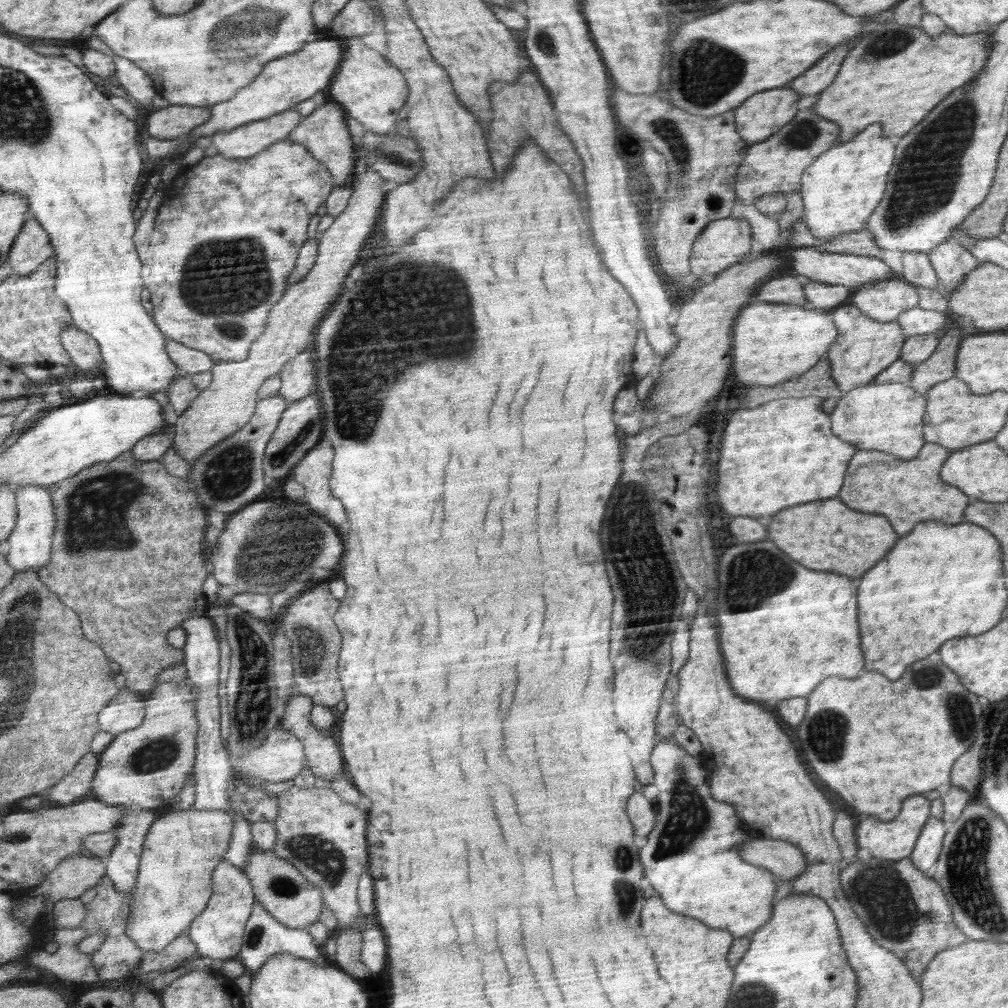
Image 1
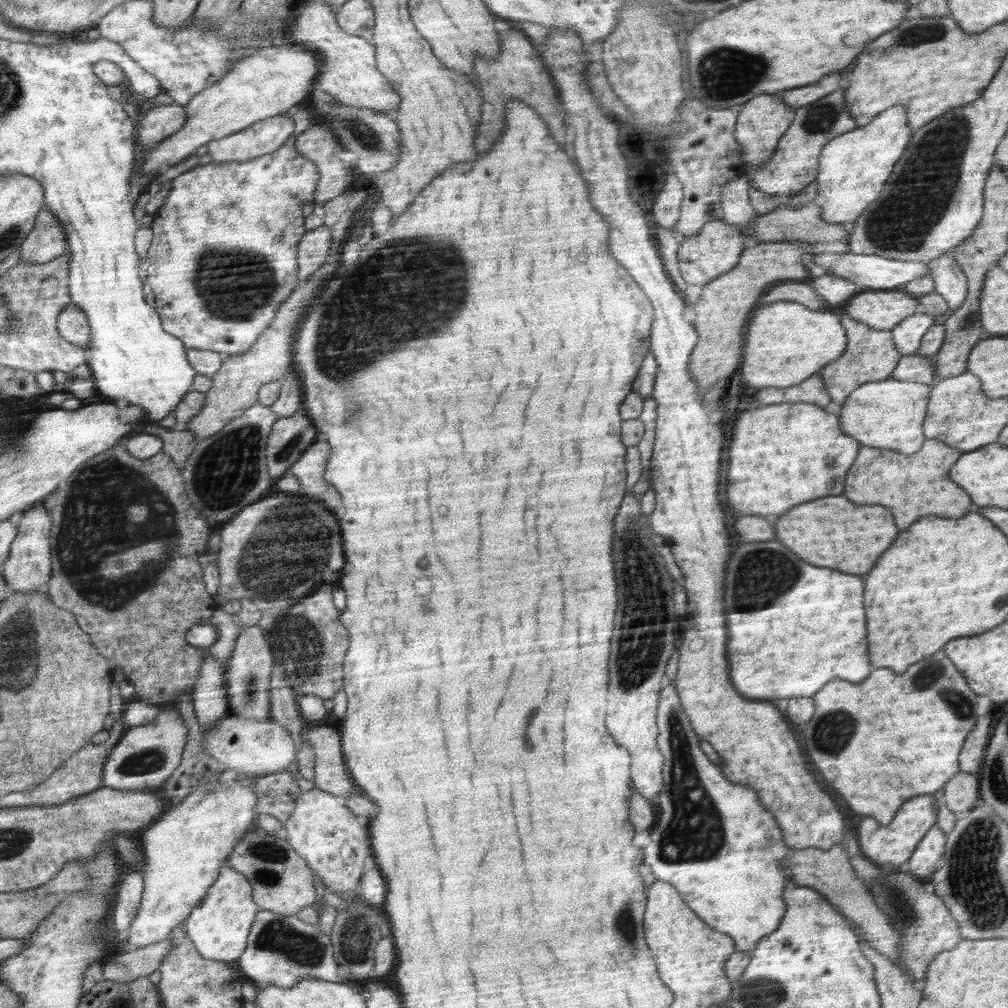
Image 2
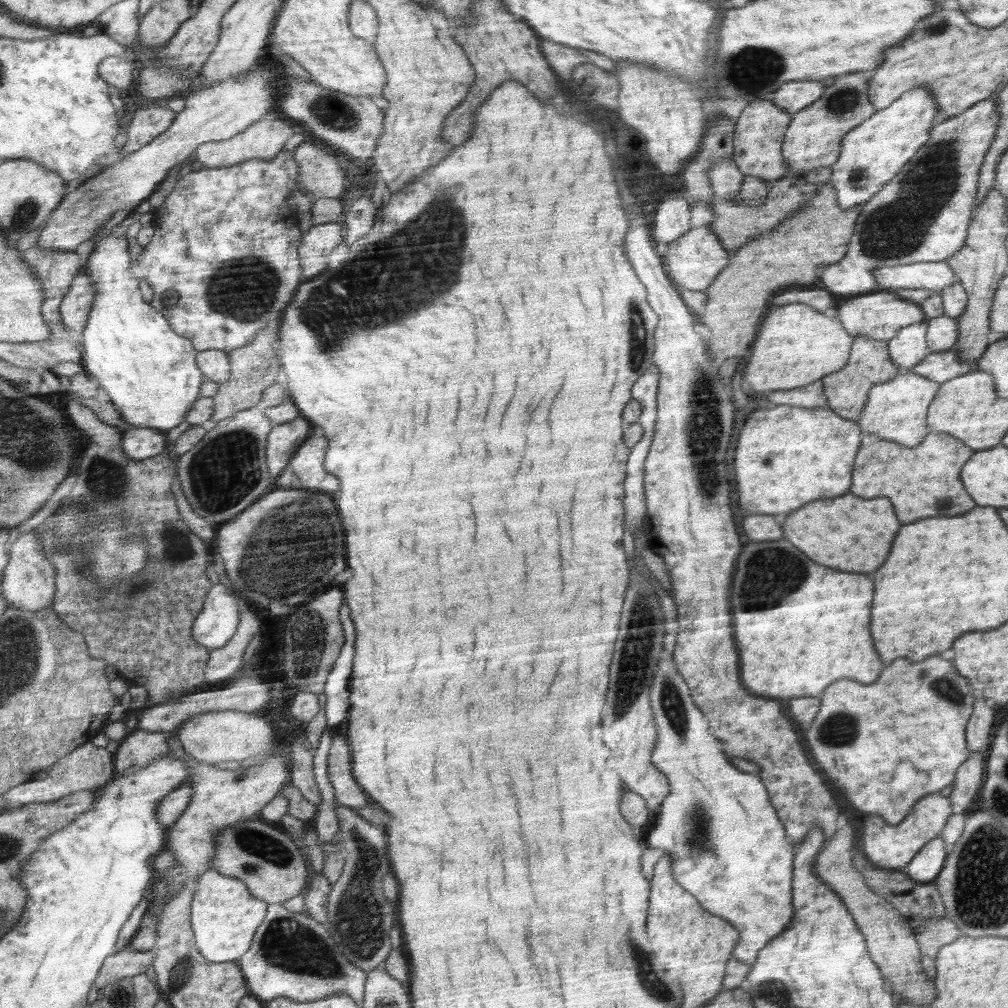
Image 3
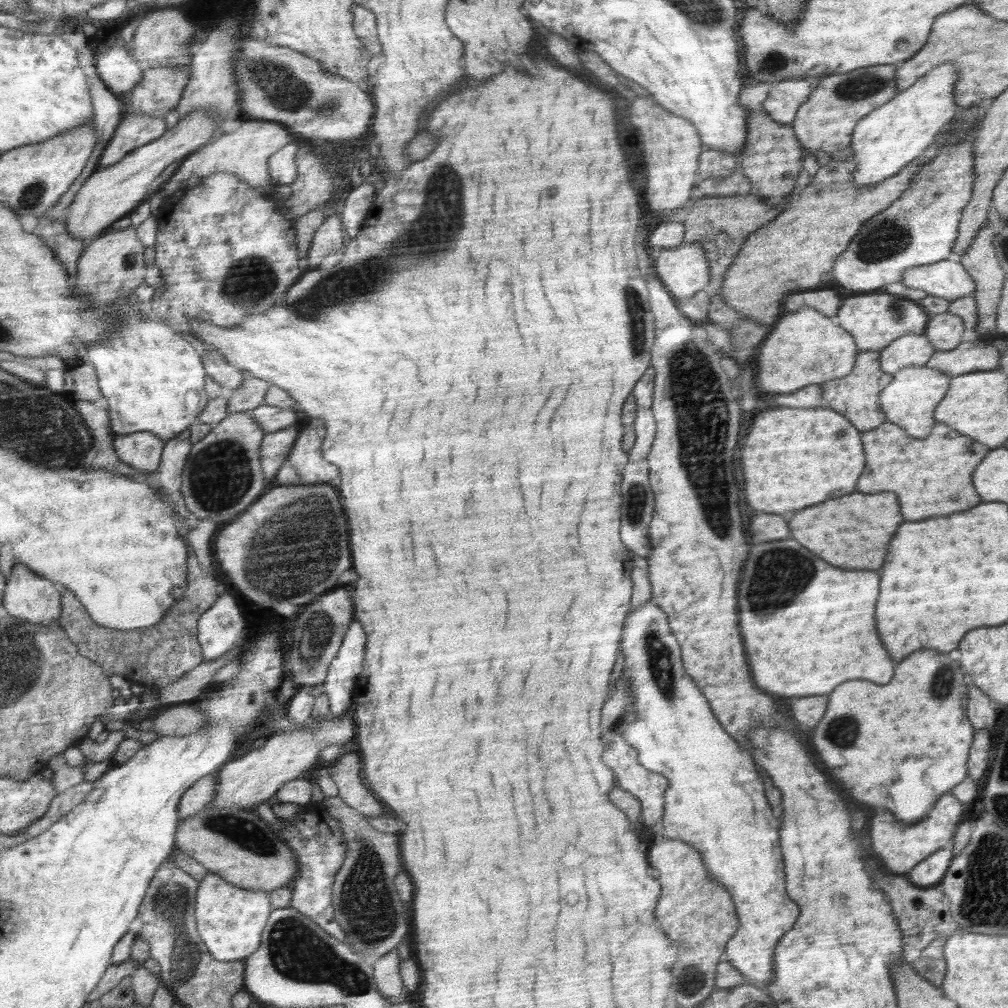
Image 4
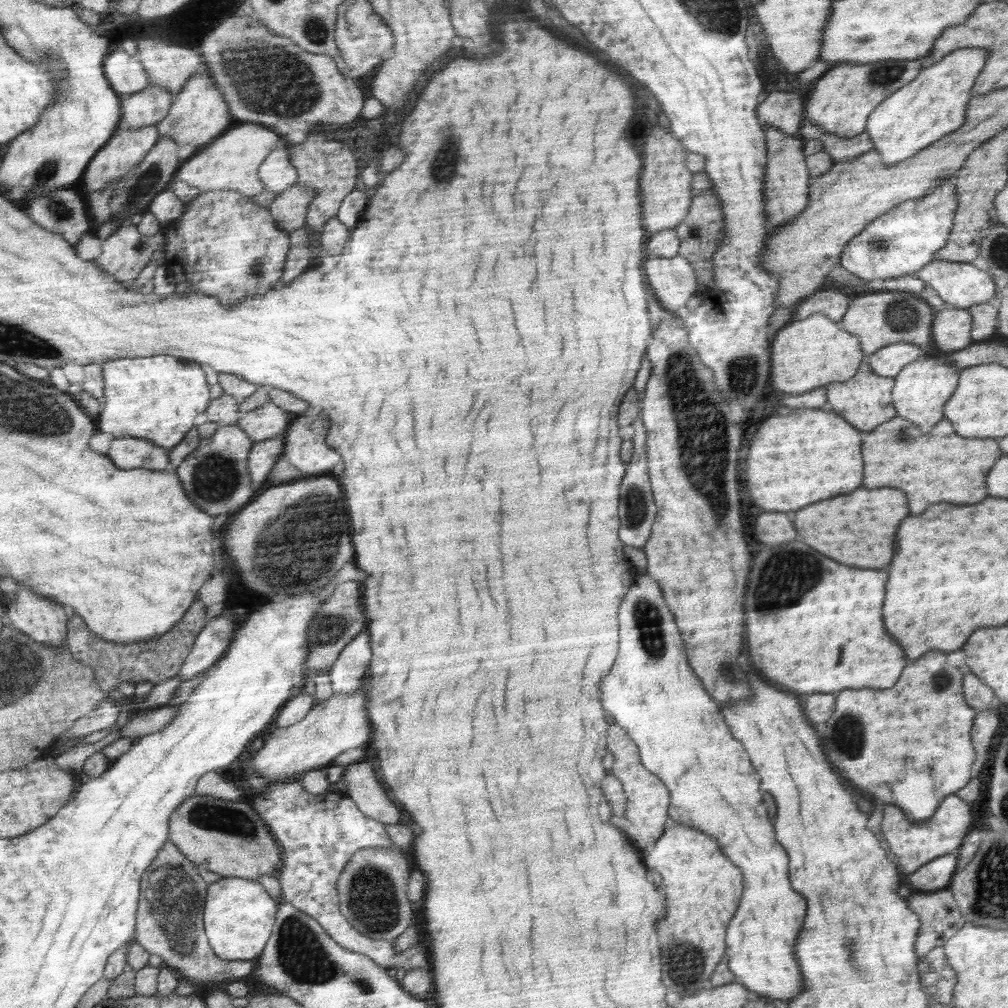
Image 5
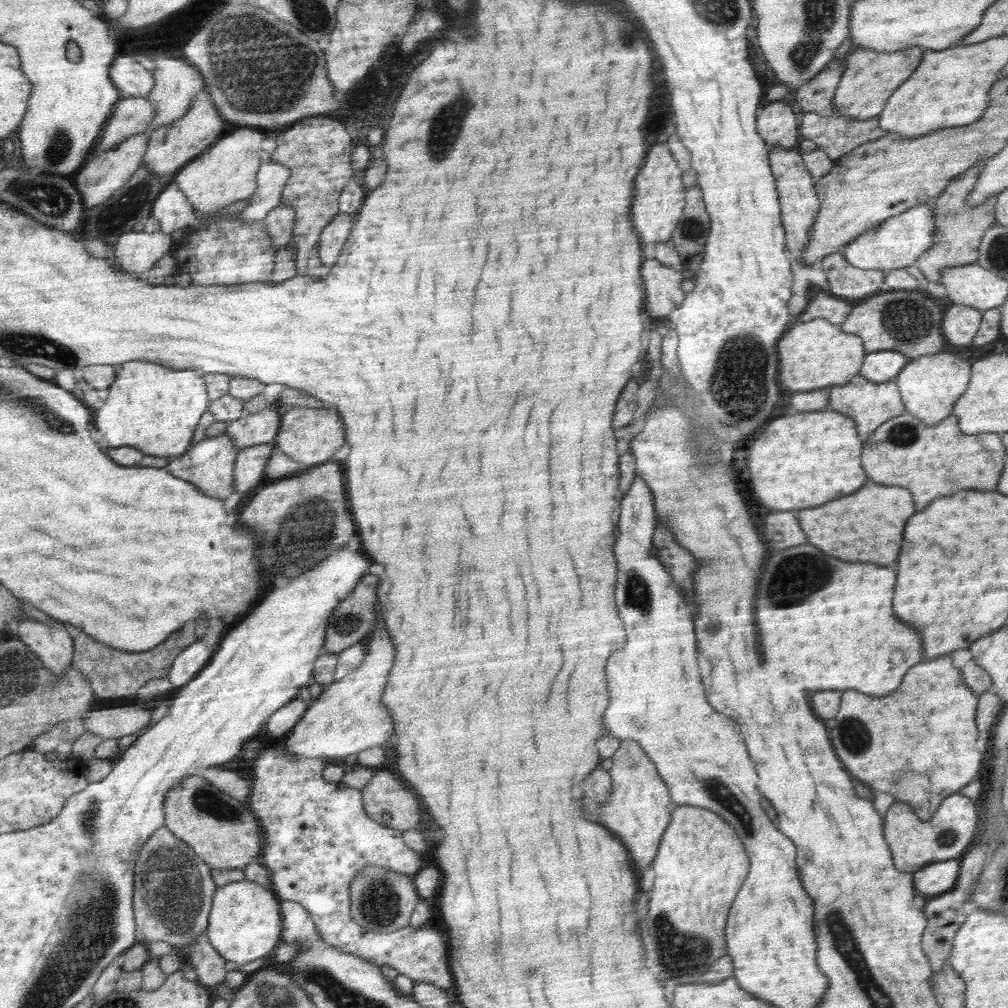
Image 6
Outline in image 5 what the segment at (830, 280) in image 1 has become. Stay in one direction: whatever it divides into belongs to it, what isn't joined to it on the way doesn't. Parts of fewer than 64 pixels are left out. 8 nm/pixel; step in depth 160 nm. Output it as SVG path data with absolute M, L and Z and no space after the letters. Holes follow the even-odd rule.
M932 260L930 264L917 271L915 276L923 280L930 288L936 290L947 307L967 310L970 306L996 302L998 299L996 285L990 272L984 272L972 263Z

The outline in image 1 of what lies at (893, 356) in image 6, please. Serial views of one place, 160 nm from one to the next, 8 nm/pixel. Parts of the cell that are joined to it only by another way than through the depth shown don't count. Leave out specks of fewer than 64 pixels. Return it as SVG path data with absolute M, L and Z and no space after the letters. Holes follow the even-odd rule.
M916 306L915 309L904 312L896 322L908 336L941 333L949 323L947 315L948 312L921 310L919 306Z

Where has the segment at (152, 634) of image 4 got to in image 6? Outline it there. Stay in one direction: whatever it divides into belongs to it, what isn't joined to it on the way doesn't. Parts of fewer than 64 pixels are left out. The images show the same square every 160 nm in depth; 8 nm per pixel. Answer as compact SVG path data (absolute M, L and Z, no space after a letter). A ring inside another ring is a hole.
M84 630L75 639L75 662L74 667L87 674L93 685L97 696L130 696L134 694L140 686L144 686L148 680L154 678L166 678L168 672L171 672L172 660L178 657L182 650L176 650L180 634L172 634L164 646L158 646L156 650L147 650L142 652L128 652L112 648L103 642L98 642L96 637L86 634ZM168 652L174 652L174 656L168 656Z

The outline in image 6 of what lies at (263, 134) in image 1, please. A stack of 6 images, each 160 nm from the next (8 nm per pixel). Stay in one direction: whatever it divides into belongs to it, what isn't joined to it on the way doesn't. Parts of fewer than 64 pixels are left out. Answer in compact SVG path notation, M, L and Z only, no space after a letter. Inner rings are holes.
M240 128L221 138L202 157L188 166L183 166L171 182L187 196L194 209L200 212L214 213L238 200L247 200L255 193L256 170L260 166L260 142L264 140L262 132L252 128Z

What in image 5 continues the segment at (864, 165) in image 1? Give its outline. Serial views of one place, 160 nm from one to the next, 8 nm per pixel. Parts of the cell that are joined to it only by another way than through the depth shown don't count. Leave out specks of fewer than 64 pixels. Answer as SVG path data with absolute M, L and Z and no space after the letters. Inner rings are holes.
M964 48L952 51L932 66L920 70L919 76L884 101L870 114L866 134L874 141L873 148L882 154L883 162L906 161L927 146L954 133L966 122L966 110L973 97L972 88L991 51L985 48Z

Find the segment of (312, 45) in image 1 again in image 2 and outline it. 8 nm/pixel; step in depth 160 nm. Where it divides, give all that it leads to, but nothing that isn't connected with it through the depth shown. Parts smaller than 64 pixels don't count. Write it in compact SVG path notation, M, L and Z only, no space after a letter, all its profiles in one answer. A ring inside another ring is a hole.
M284 42L264 45L253 56L239 59L227 76L191 98L185 107L187 122L182 129L144 150L142 170L148 176L156 174L160 166L177 165L210 141L239 133L255 122L287 112L310 97L319 70L319 59L313 50Z

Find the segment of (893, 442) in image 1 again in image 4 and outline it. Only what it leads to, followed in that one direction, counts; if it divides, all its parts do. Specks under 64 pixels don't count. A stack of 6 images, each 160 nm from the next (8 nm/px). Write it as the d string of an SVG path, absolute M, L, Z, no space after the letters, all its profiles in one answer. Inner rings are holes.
M907 366L894 375L894 380L882 390L880 401L887 413L887 422L902 426L912 438L926 438L934 429L935 410L947 394L952 378L942 370L928 366Z

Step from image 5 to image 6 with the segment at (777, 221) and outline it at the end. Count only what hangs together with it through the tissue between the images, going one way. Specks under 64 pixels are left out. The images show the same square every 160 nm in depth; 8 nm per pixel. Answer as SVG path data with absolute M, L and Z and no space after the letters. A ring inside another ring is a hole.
M796 146L785 149L784 147L772 147L770 150L770 166L772 166L772 174L776 178L776 188L779 196L779 205L781 210L782 226L787 229L787 247L789 253L792 254L792 258L802 265L807 265L803 262L803 254L806 252L806 246L810 244L810 230L816 222L816 218L820 213L820 200L818 197L818 191L814 188L814 180L810 178L810 171L804 168L802 162L801 152L798 152Z

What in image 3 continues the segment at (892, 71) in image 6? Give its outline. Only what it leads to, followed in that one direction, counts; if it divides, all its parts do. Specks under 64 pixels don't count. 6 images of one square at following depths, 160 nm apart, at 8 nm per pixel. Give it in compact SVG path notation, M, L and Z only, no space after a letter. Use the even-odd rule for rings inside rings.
M872 69L837 76L832 85L825 87L824 95L819 100L796 112L782 146L786 161L791 162L786 176L807 174L814 168L831 167L835 164L842 152L844 136L876 112L868 85L874 74L875 69Z

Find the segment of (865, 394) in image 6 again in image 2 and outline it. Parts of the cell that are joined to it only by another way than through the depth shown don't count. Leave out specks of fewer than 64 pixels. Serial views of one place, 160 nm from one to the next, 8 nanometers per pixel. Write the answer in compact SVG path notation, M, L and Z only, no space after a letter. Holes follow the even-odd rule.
M841 314L839 318L847 331L848 346L839 361L826 365L820 374L826 383L832 402L846 404L850 394L868 381L886 380L895 372L902 355L895 345L894 335L889 330L874 329L870 325L856 322L850 315Z

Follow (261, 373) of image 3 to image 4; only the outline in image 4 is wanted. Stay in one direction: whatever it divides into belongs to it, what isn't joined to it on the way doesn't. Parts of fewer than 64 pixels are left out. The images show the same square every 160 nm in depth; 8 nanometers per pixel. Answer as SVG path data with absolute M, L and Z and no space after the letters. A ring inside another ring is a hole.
M247 371L243 374L241 387L224 392L229 401L229 414L241 413L262 405L267 396L267 390L270 388L268 381L256 378Z

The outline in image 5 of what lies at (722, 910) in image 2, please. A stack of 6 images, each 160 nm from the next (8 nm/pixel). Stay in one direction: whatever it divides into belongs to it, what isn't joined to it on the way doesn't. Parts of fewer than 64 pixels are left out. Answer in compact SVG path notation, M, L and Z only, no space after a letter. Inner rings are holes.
M642 576L638 578L634 584L632 584L632 590L628 590L628 598L624 598L624 610L620 610L620 662L616 662L616 670L612 670L612 674L608 674L608 678L604 678L604 706L608 706L608 712L612 714L612 720L616 724L620 724L628 736L634 740L639 747L640 762L643 763L644 768L649 770L651 774L654 774L657 778L660 778L664 786L667 787L669 794L671 795L671 817L673 823L685 824L686 826L694 826L696 830L702 830L704 834L715 836L720 842L720 847L724 851L724 855L732 860L739 867L740 870L744 870L744 874L748 874L748 886L744 886L744 902L739 902L740 910L736 910L735 916L730 922L727 928L726 934L726 956L728 959L728 970L737 977L738 982L742 983L750 990L756 991L765 997L770 1002L774 1000L783 1000L790 1002L792 997L795 997L798 993L802 993L806 988L806 981L804 981L802 975L802 968L799 966L799 962L796 962L794 958L794 944L796 944L796 936L802 928L802 922L804 922L804 916L806 916L806 898L800 896L799 891L794 892L792 890L791 882L789 881L789 858L787 849L776 842L774 838L775 826L772 826L768 814L766 814L766 805L762 802L762 790L760 790L760 778L756 774L756 770L752 768L750 764L750 758L746 756L744 752L744 746L734 740L730 736L730 728L724 724L724 716L720 714L716 702L704 692L700 680L694 676L692 668L688 666L688 660L686 660L686 648L684 648L684 642L680 638L680 632L676 628L676 622L674 622L674 616L670 614L670 610L666 608L664 600L662 600L662 592L658 588L658 584L650 578L650 576Z

